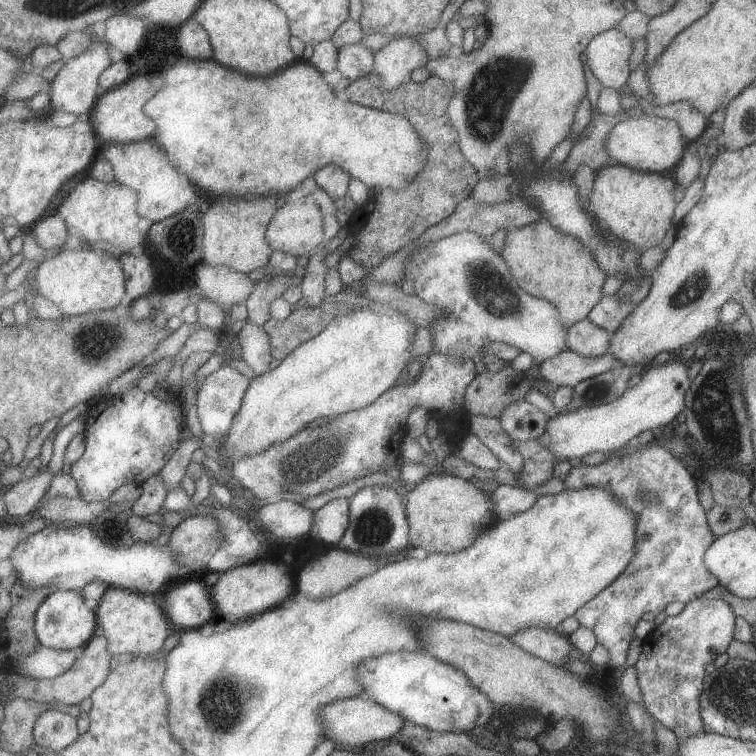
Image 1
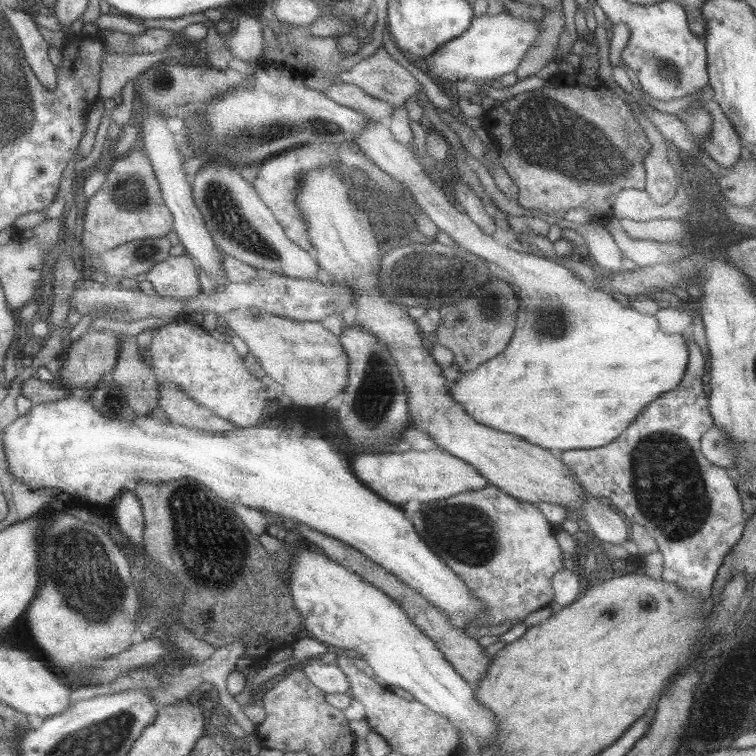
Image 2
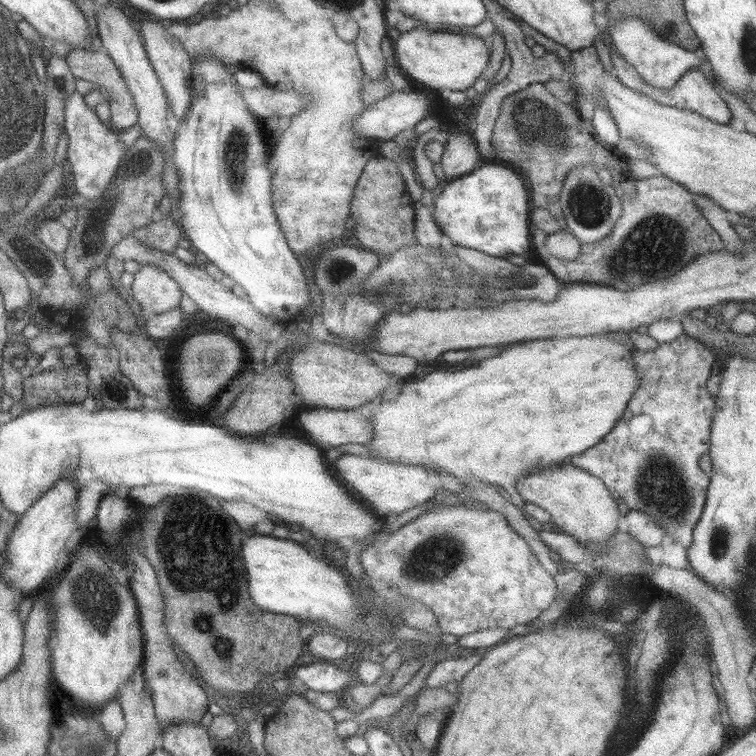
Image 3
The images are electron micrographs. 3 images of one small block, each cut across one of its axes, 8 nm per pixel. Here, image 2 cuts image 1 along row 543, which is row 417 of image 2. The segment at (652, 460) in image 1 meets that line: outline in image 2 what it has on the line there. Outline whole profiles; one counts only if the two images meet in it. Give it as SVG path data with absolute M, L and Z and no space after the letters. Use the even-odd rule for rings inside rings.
M691 333L684 339L688 345L688 366L674 390L645 405L644 411L638 414L626 432L611 444L588 450L566 450L558 456L570 467L586 493L614 504L630 522L641 524L656 539L664 556L664 581L678 585L686 593L698 593L698 597L708 601L720 566L741 539L748 519L730 472L723 466L710 463L701 452L702 436L713 426L708 408L709 396L702 383L706 360Z

